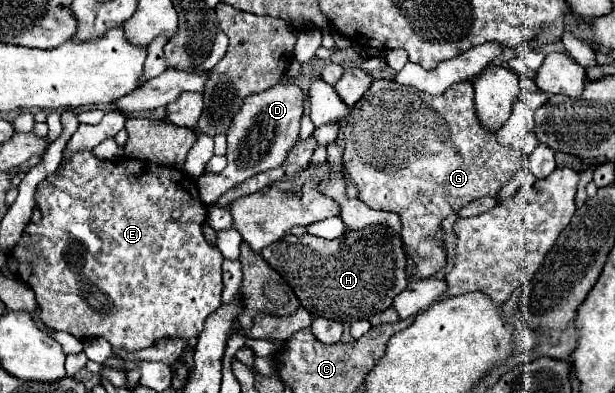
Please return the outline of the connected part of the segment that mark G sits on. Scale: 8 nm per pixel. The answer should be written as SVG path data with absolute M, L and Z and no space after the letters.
M372 81L370 89L346 117L344 141L344 167L360 191L360 201L370 209L392 211L400 217L406 255L412 259L414 275L420 279L436 275L446 265L444 251L432 241L440 223L474 199L498 195L514 173L528 163L520 149L500 145L496 133L482 129L474 113L474 87L470 81L454 83L436 97L394 81Z

